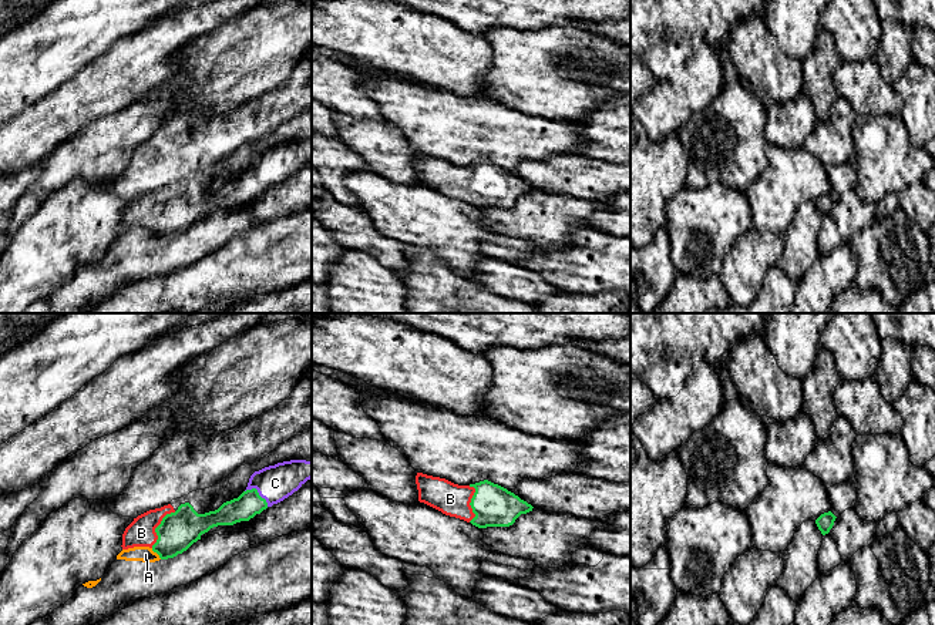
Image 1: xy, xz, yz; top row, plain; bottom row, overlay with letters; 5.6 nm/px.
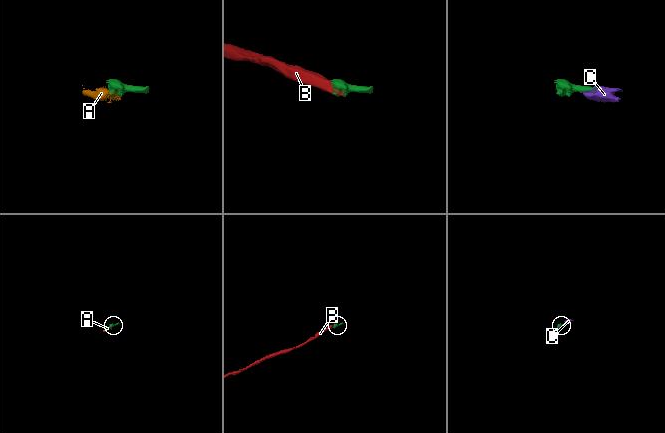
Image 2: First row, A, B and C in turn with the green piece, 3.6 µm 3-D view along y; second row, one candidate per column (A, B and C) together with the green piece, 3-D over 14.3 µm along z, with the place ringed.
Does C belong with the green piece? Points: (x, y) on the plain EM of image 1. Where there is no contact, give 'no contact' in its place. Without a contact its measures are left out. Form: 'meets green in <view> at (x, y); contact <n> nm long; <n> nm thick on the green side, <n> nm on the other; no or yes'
meets green in xy at (258, 174); contact 160 nm long; 150 nm thick on the green side, 200 nm on the other; yes

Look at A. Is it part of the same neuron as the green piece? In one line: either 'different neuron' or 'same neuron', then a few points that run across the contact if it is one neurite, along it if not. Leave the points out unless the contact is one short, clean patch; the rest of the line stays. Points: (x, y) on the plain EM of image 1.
different neuron; line xy (151, 229), (161, 239)

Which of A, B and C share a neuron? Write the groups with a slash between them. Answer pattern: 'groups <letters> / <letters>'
groups A / B C

